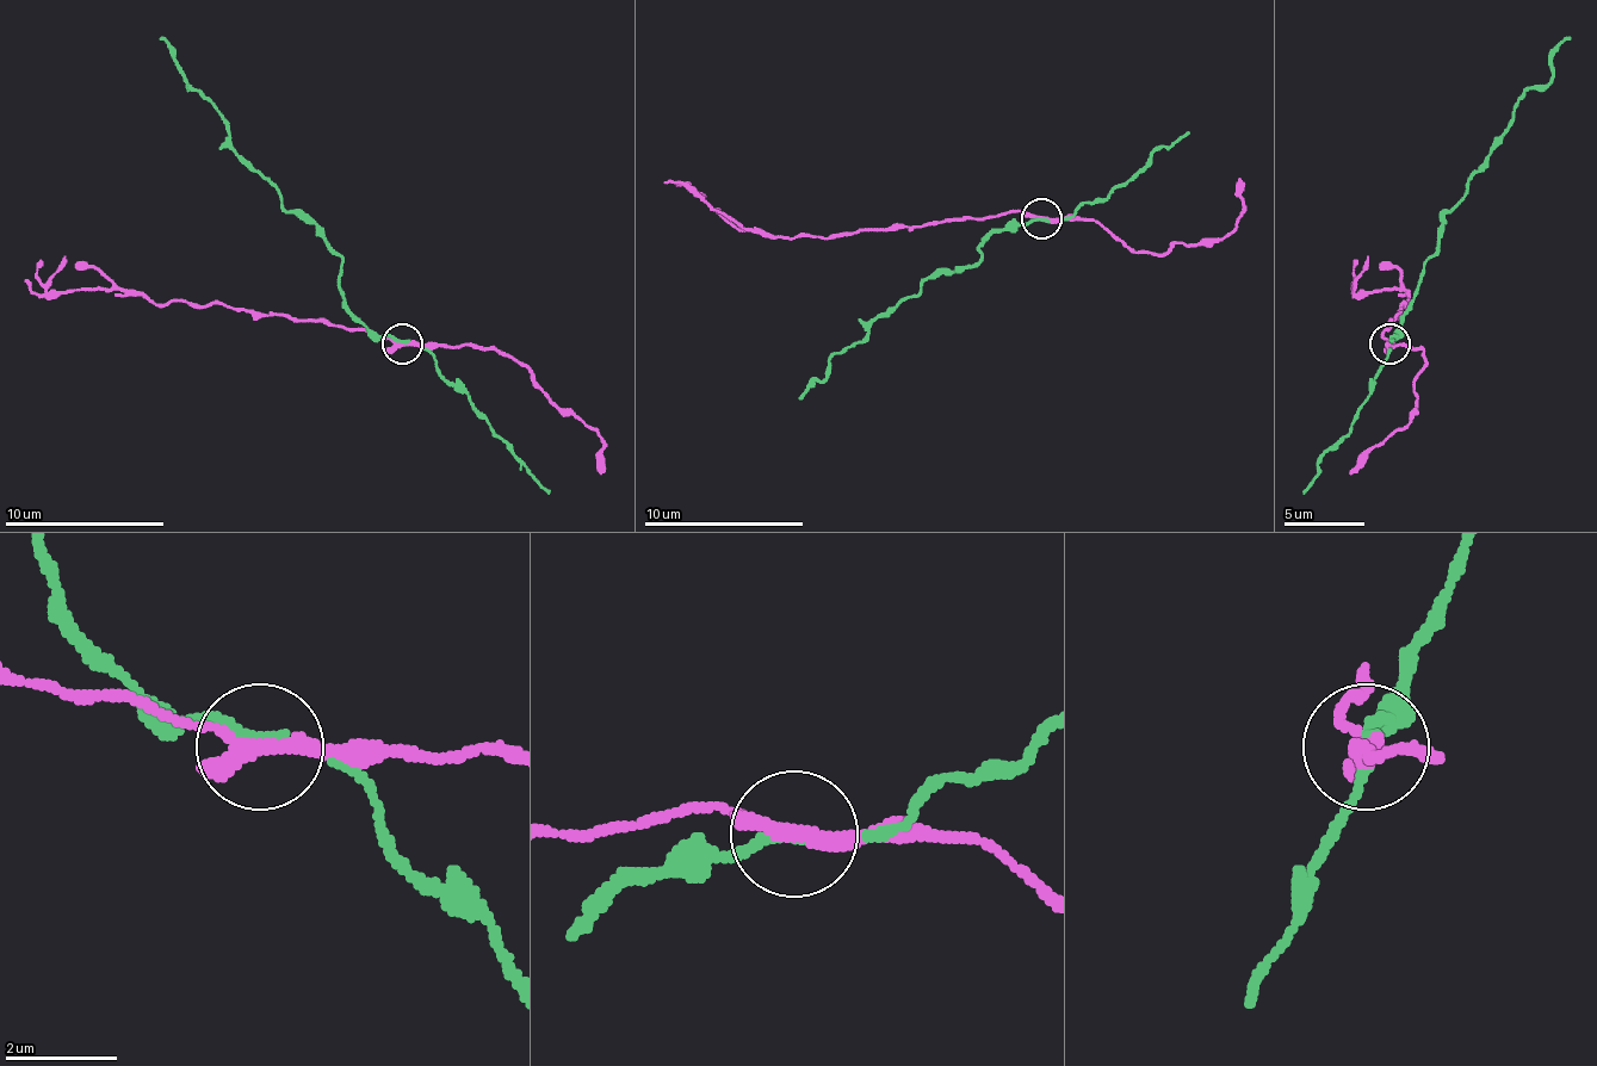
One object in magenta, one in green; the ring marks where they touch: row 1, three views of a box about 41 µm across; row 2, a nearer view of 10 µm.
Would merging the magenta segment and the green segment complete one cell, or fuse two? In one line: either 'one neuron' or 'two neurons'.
two neurons

